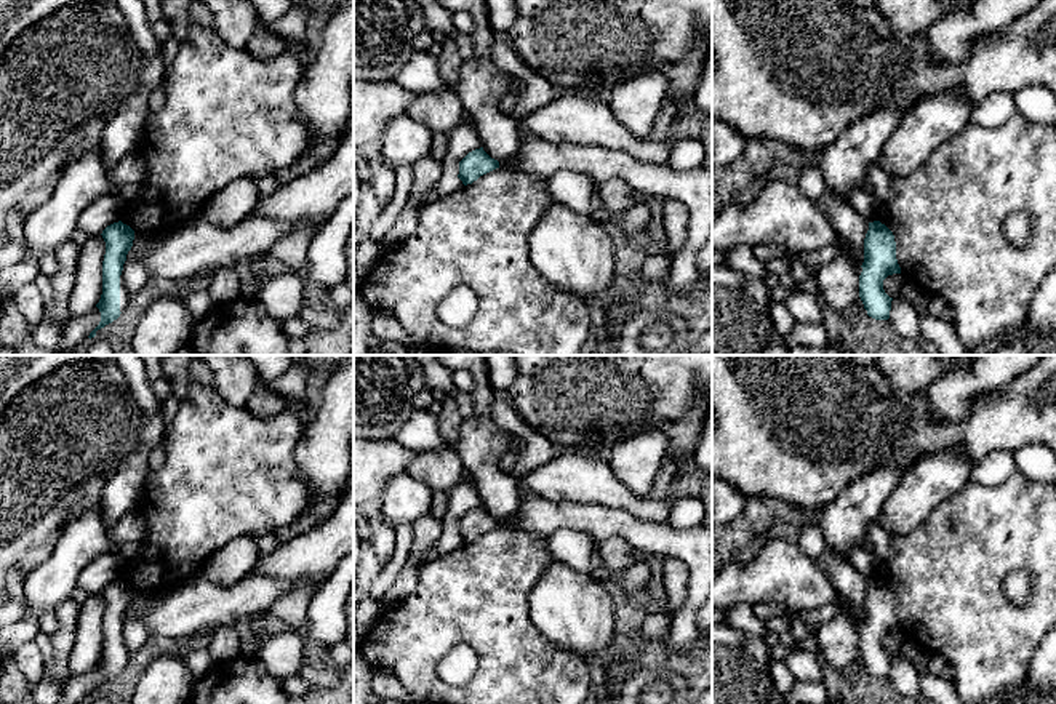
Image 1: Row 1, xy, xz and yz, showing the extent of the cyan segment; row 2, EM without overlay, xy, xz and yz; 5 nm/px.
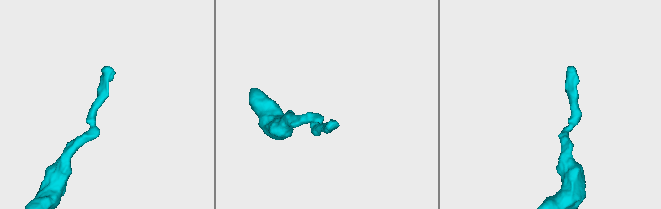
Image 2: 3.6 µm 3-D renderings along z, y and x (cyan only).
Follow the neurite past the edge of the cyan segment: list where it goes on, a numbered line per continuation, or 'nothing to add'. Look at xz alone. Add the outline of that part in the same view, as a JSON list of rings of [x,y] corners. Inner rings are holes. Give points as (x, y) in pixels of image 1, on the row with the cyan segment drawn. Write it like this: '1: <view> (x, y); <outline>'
1: xz (693, 188); [[[533,138],[518,146],[517,152],[499,162],[499,166],[523,171],[536,178],[549,178],[557,171],[582,171],[594,178],[597,186],[619,178],[630,189],[645,195],[678,200],[688,208],[688,237],[683,246],[672,253],[672,267],[664,282],[666,288],[678,298],[701,296],[701,272],[696,267],[696,253],[712,234],[712,173],[704,166],[677,171],[667,165],[643,163],[621,150],[605,150],[595,146],[550,144]]]

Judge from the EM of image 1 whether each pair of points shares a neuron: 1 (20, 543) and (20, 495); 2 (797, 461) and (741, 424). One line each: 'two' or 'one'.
1: one
2: one

